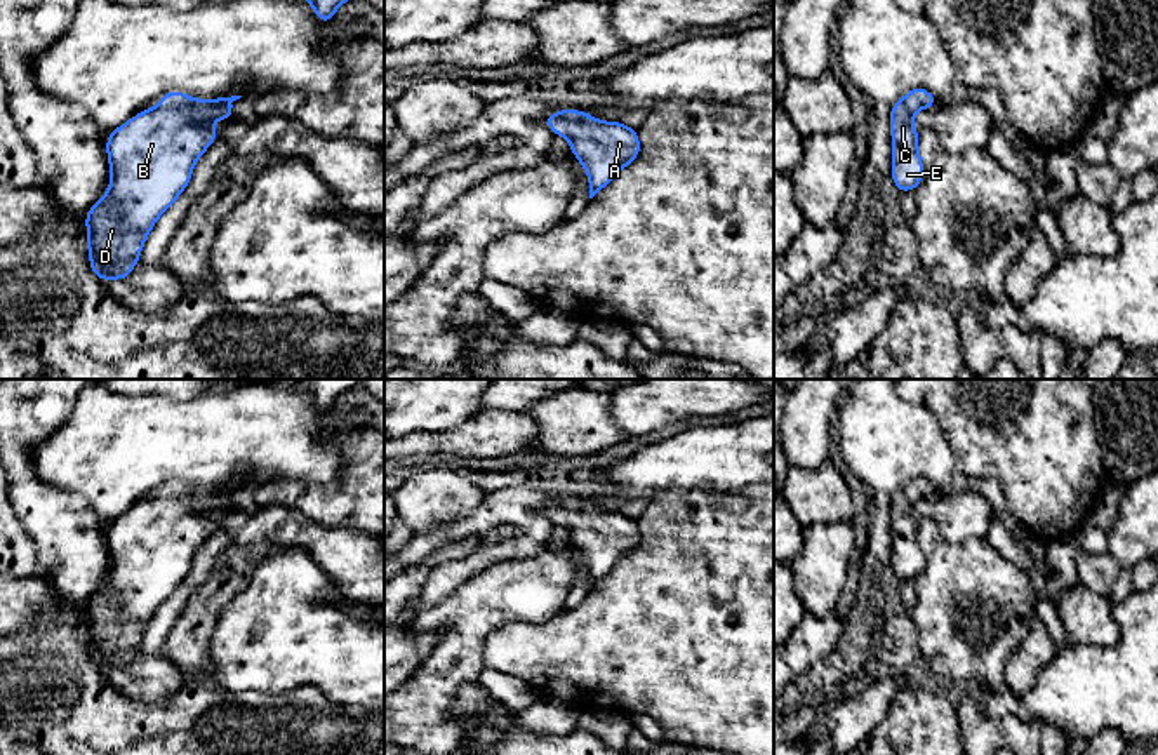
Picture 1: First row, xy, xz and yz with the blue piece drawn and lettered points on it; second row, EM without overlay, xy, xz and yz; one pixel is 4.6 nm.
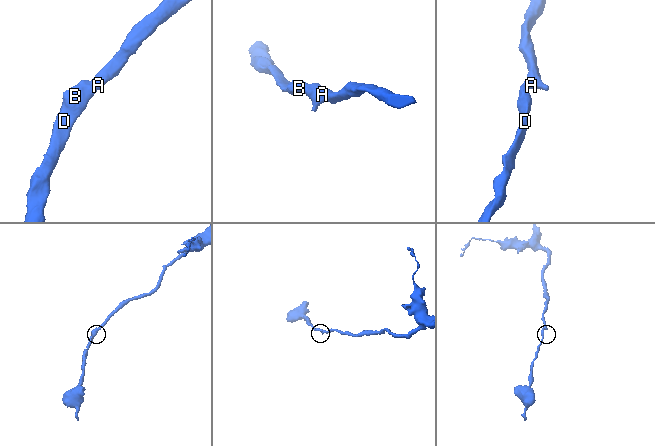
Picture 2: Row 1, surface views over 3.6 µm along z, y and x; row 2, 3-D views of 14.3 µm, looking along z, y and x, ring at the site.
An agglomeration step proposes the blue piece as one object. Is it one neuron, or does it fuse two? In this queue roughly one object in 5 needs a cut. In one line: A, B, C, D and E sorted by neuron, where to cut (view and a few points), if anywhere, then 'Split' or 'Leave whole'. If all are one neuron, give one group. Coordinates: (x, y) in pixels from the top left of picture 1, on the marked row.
Groups: A B C D E. No split. Leave whole

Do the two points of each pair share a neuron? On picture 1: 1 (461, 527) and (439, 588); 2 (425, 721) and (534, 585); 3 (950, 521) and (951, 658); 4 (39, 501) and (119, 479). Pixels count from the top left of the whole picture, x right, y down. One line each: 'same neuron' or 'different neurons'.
1: same neuron
2: same neuron
3: different neurons
4: different neurons

